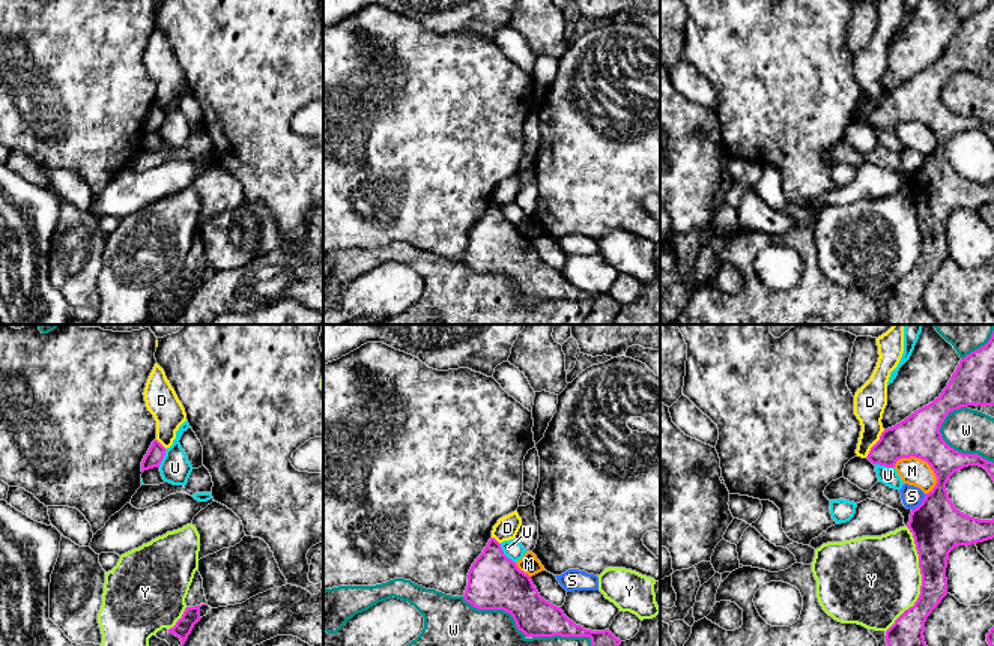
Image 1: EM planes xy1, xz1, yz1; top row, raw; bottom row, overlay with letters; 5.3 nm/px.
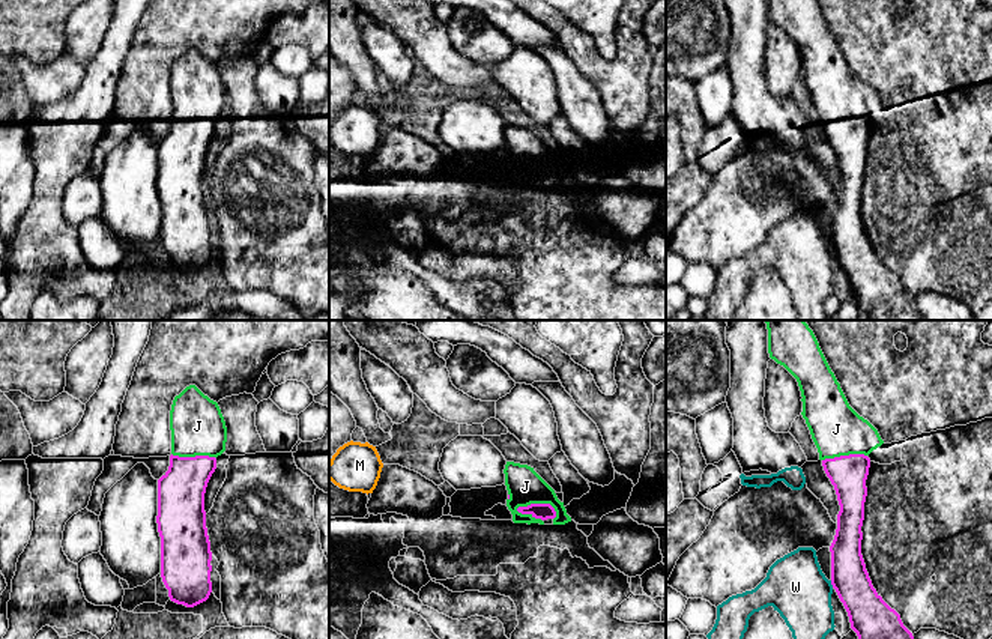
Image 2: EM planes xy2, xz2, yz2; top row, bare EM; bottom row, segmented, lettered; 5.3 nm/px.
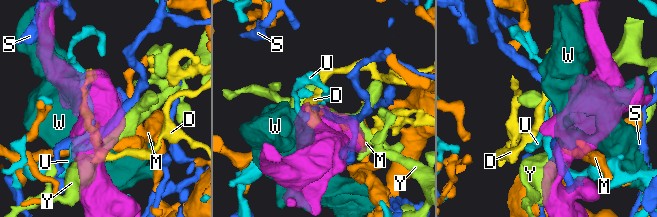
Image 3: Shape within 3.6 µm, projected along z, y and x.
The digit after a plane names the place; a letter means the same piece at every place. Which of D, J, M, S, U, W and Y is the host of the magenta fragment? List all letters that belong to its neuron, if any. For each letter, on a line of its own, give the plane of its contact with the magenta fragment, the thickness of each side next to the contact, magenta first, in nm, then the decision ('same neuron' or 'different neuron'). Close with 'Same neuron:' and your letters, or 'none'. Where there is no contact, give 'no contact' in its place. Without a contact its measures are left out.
D: contact in yz1; calibres 220 and 180 nm; different neuron
J: contact in xz2; calibres 90 and 190 nm; same neuron
M: contact in yz1; calibres 220 and 150 nm; different neuron
S: contact in yz1; calibres 280 and 120 nm; different neuron
U: contact in xz1; calibres 280 and 100 nm; different neuron
W: contact in yz1; calibres 220 and 240 nm; different neuron
Y: contact in yz1; calibres 220 and 460 nm; different neuron
Same neuron: J

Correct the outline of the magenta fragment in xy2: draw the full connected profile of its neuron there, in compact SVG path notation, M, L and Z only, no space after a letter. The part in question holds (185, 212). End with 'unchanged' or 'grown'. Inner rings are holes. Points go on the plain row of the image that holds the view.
M189 48L173 63L170 93L170 129L158 143L161 241L171 265L194 271L206 265L212 256L212 215L206 191L204 156L216 132L216 120L225 114L227 90L218 66L195 48Z; grown

